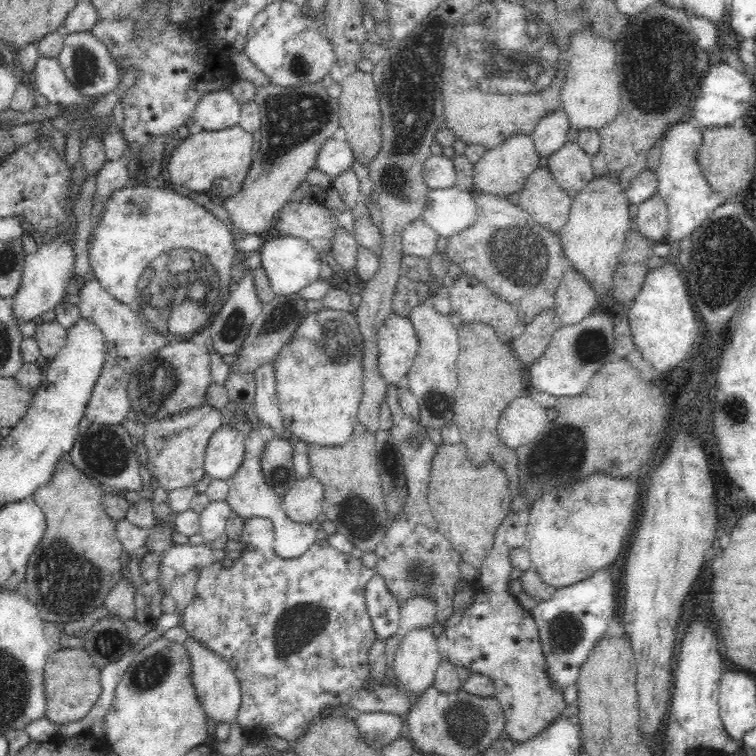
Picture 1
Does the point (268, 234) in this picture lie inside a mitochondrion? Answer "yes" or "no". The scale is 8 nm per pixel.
no

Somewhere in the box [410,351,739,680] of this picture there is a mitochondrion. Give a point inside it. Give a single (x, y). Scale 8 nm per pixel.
(566, 629)

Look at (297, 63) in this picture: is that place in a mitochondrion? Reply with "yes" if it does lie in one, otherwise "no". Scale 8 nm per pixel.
yes

